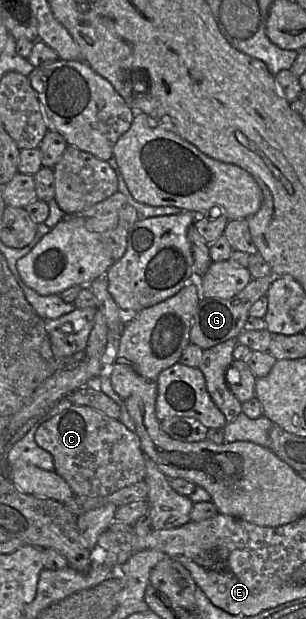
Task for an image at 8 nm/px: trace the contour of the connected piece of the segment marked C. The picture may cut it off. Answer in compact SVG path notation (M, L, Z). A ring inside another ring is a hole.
M72 405L52 417L38 428L35 442L52 455L55 472L67 482L76 496L107 496L145 479L146 456L136 433L118 419L110 418L89 406Z

